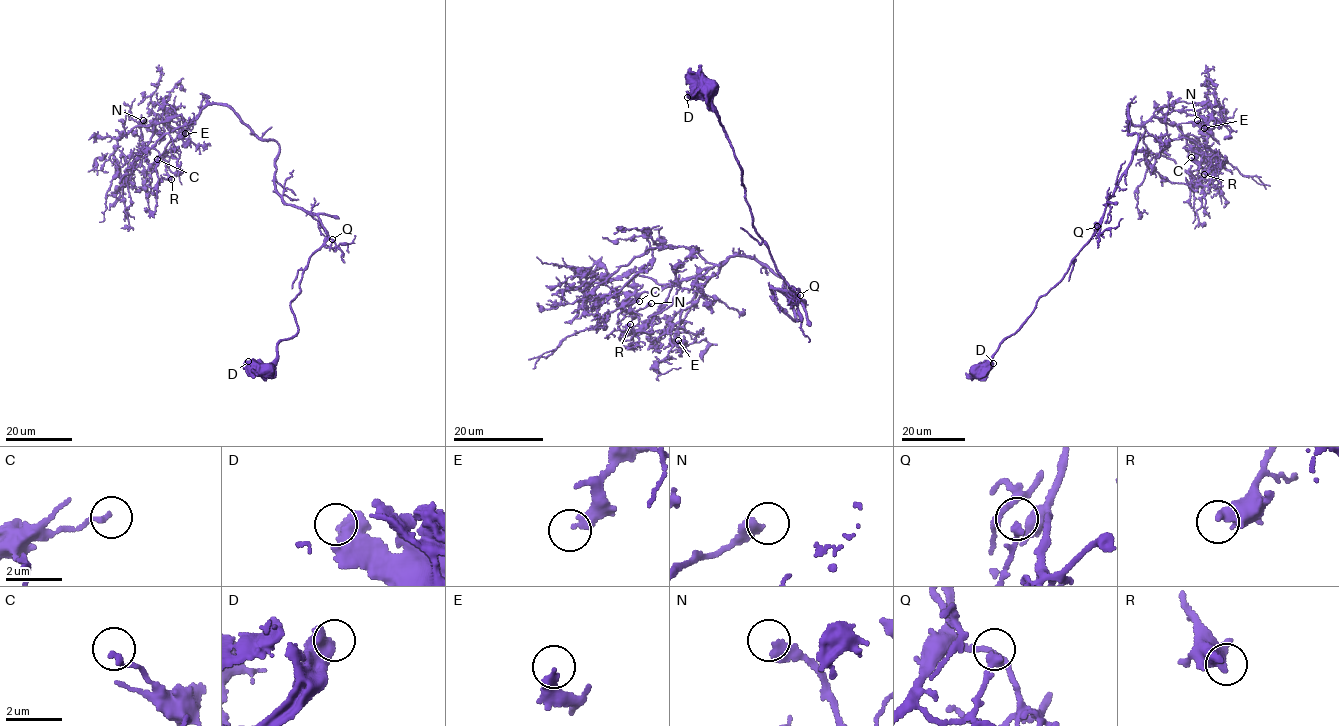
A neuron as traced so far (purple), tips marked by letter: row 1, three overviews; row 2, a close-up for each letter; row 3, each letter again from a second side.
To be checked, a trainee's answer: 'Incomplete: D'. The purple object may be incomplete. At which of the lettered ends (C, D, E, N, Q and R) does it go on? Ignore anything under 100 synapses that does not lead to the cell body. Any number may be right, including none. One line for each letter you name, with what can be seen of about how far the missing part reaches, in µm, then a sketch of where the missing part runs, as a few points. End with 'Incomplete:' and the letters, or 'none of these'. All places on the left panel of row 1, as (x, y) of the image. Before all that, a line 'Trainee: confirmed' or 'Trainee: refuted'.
Trainee: refuted
Incomplete: none of these

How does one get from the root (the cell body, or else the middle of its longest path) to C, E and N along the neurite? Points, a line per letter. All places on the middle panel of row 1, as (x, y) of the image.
C: (708, 85), (753, 225), (798, 298), (773, 297), (796, 319), (782, 277), (746, 255), (620, 305), (639, 301)
E: (708, 85), (753, 225), (798, 298), (773, 297), (796, 319), (782, 277), (733, 255), (678, 340)
N: (708, 85), (753, 225), (798, 298), (773, 297), (796, 319), (782, 277), (746, 255), (619, 307), (651, 303)

